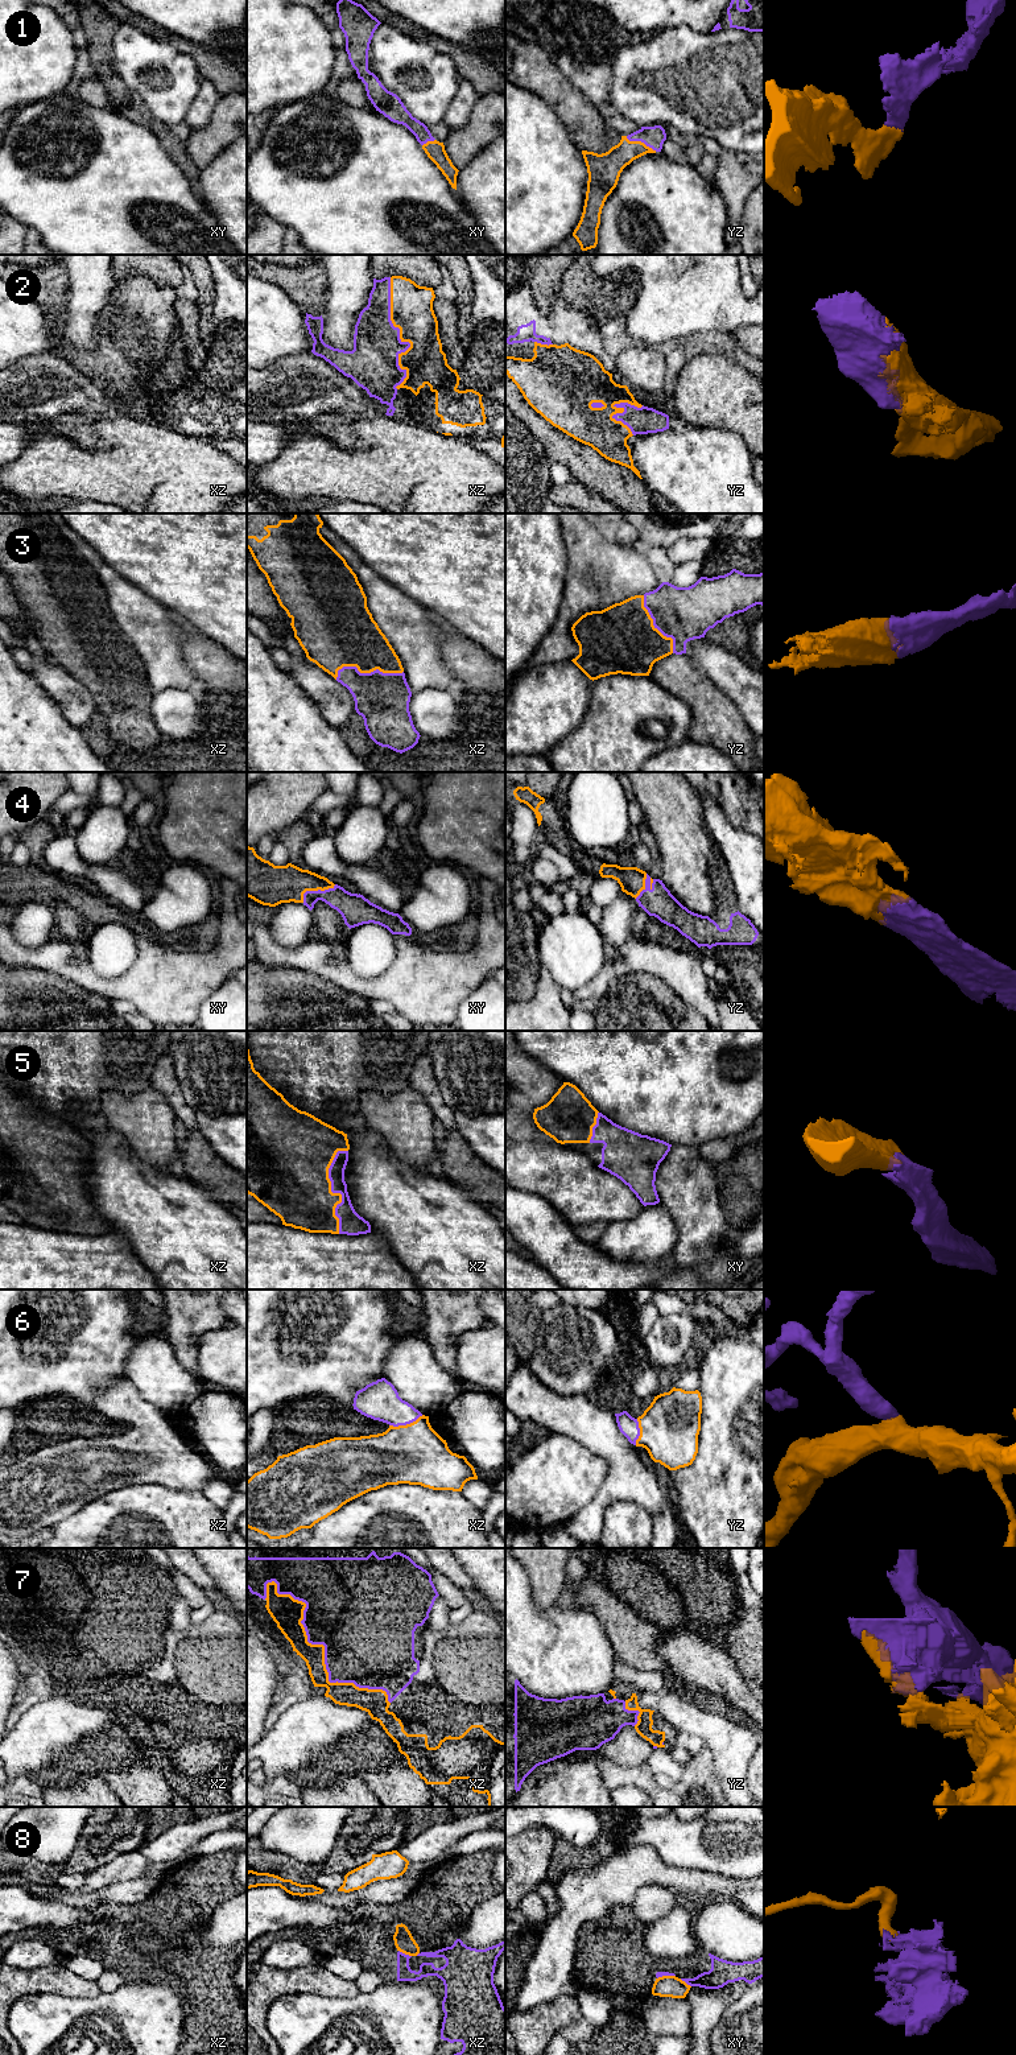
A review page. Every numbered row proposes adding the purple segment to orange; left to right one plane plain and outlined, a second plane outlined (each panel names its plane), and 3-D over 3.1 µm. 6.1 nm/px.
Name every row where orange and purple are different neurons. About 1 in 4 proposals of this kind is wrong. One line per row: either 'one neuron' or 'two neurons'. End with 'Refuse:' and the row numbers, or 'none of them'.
1: one neuron
2: one neuron
3: one neuron
4: one neuron
5: one neuron
6: one neuron
7: one neuron
8: two neurons
Refuse: 8

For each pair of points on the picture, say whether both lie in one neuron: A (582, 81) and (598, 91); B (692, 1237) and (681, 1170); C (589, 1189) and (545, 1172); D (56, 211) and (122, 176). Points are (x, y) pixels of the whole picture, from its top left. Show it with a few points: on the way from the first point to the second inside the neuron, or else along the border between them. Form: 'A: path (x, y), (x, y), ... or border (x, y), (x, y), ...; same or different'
A: path (586, 81), (594, 87); same
B: path (692, 1220), (692, 1197), (686, 1187); same
C: path (578, 1188), (556, 1172); same
D: path (71, 195), (81, 186), (106, 186); same

